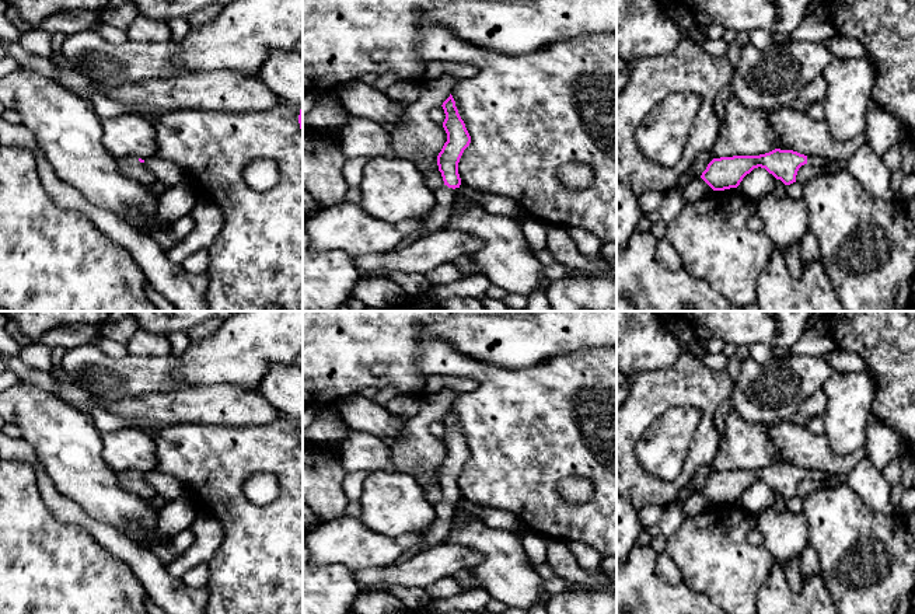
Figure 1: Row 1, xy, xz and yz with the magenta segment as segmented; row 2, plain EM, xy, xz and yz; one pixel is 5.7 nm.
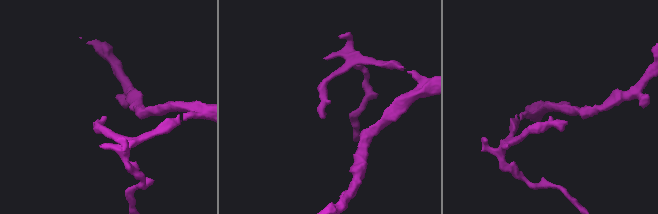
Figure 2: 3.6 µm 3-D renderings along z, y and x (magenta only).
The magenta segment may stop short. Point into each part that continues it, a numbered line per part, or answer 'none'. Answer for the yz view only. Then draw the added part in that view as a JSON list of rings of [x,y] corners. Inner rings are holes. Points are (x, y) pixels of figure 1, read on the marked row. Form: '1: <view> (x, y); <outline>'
1: yz (813, 160); [[[810,156],[807,157],[807,164],[813,167],[824,167],[827,164],[835,165],[838,170],[845,170],[846,163],[838,161],[838,160],[831,160],[827,157],[818,157],[818,156]]]

